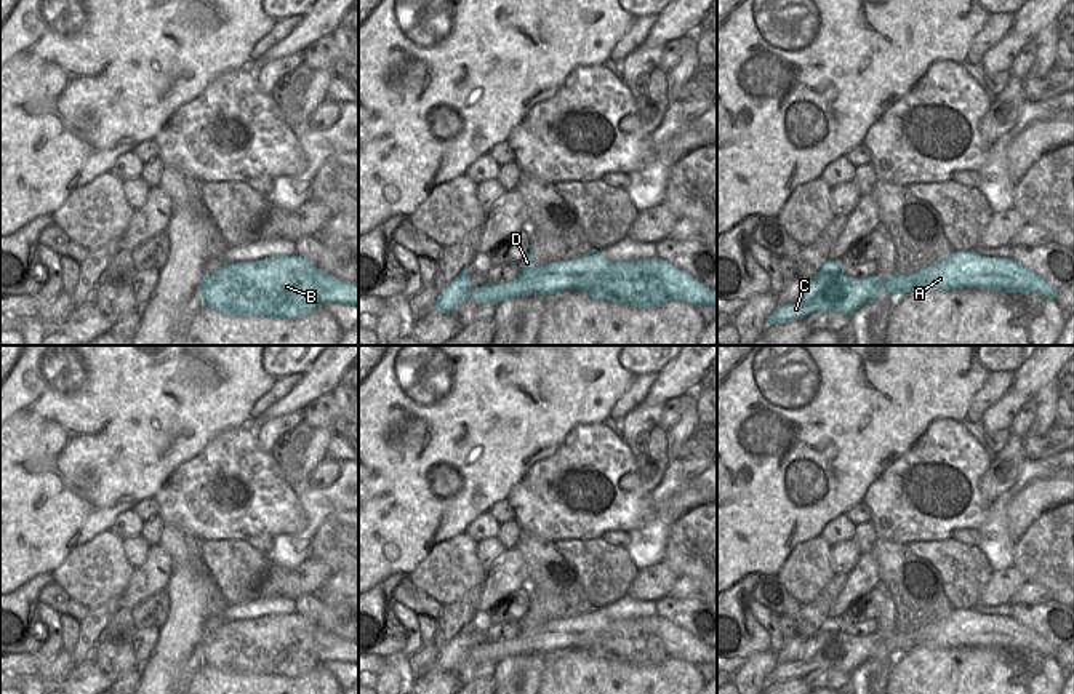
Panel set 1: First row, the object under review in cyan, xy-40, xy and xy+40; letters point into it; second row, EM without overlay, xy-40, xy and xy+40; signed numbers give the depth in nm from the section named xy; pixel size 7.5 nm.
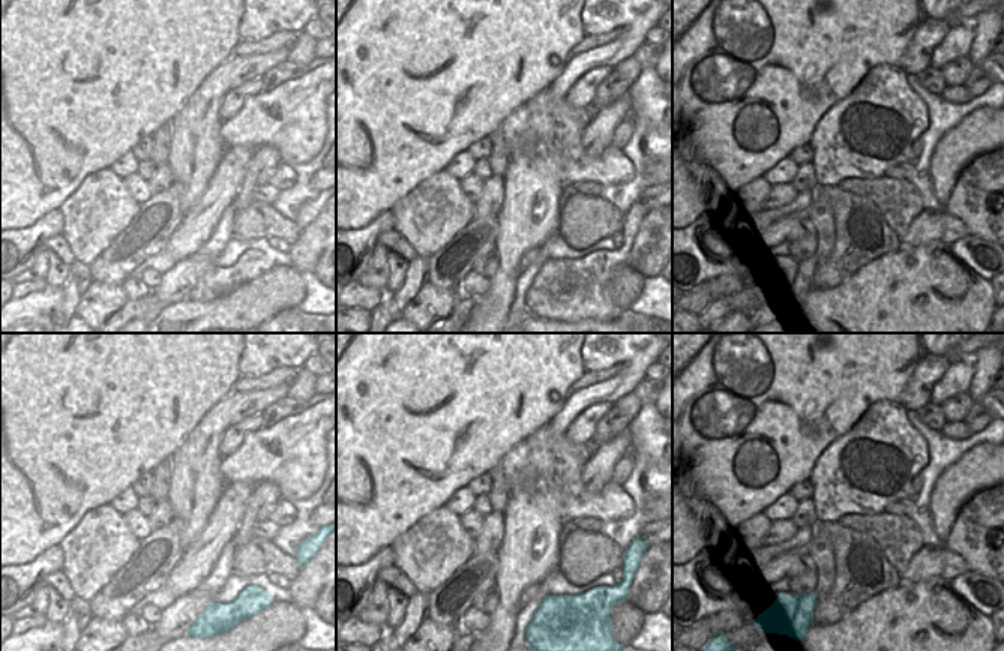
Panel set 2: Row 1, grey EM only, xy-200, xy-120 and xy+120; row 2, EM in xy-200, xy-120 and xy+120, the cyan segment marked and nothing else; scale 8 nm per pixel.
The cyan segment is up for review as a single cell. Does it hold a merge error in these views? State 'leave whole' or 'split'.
split

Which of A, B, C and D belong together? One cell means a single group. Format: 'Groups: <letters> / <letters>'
Groups: A C D / B.

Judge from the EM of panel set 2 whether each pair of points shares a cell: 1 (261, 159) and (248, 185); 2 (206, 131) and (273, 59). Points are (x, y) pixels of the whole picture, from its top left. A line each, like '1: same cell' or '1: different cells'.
1: same cell
2: same cell

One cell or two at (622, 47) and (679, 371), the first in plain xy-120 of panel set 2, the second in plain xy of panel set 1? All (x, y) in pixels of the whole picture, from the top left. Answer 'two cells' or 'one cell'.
one cell

